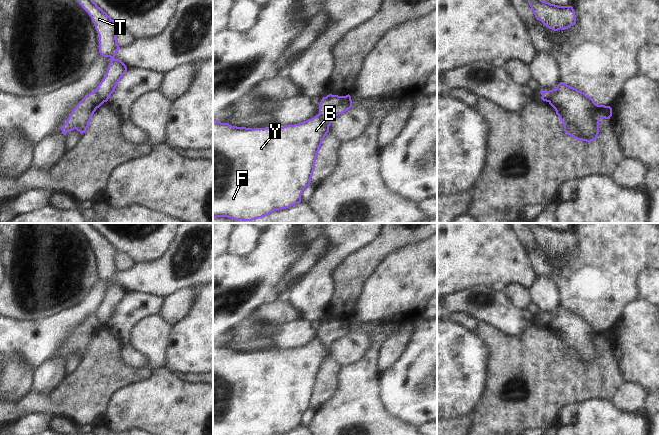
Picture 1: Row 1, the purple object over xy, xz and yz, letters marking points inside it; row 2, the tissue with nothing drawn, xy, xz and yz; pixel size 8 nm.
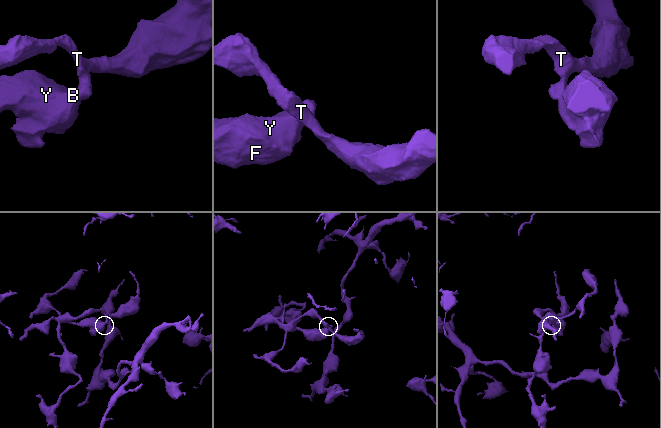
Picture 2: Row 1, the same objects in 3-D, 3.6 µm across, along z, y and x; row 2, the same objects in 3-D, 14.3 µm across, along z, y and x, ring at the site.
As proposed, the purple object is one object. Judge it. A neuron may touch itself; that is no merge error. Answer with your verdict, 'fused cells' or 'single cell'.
fused cells

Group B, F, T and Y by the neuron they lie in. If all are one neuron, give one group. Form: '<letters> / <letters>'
B F Y / T

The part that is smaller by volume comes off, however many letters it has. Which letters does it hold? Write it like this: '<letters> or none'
T

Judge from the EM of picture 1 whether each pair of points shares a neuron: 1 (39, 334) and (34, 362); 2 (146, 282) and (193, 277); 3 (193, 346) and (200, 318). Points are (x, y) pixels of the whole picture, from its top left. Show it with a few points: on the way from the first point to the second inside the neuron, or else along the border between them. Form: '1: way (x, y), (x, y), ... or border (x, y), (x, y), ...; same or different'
1: way (38, 341), (35, 355); same
2: way (158, 278), (181, 277); same
3: way (200, 339), (200, 325); same

